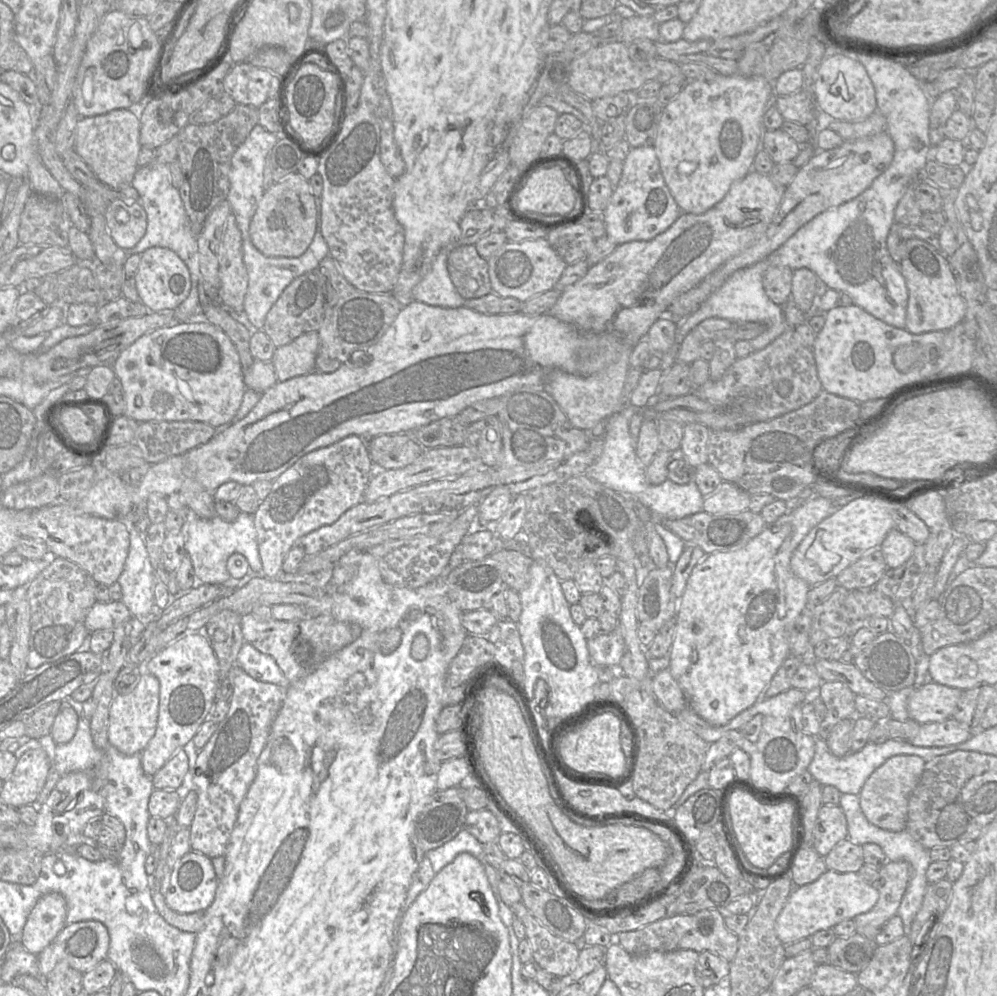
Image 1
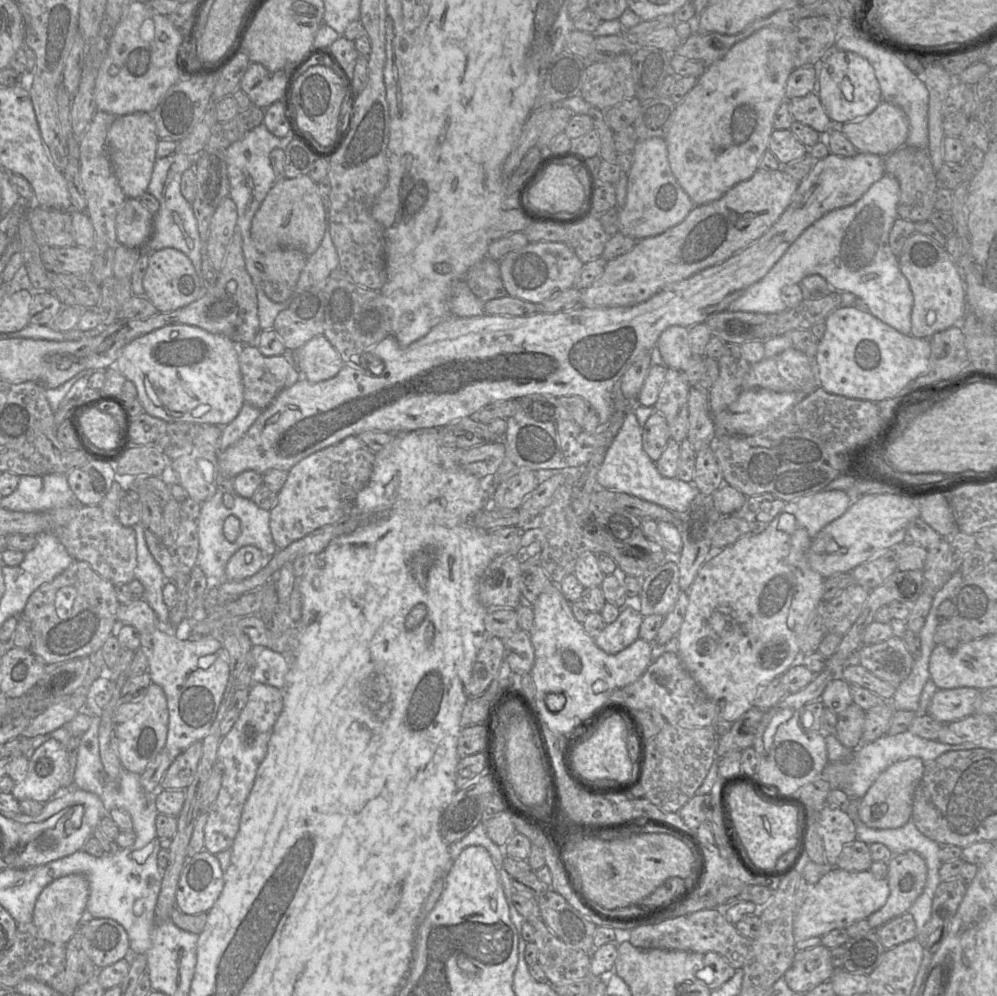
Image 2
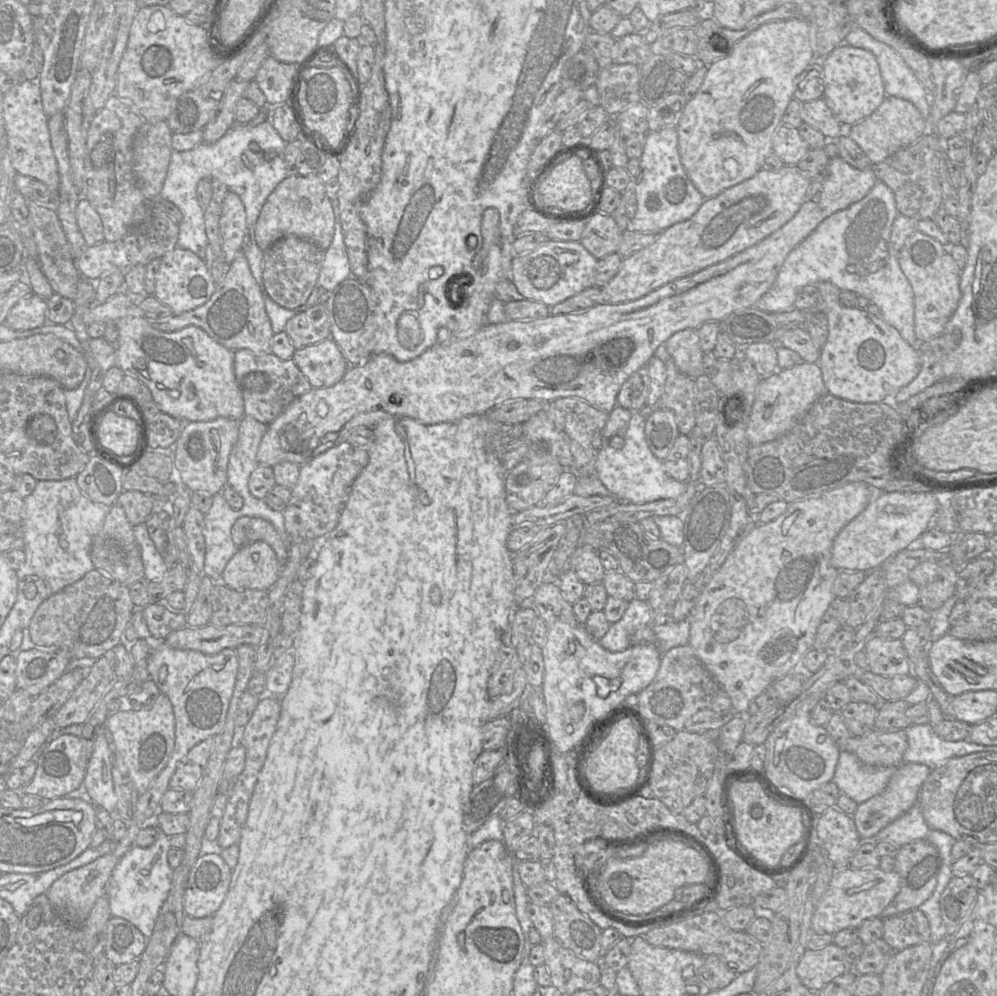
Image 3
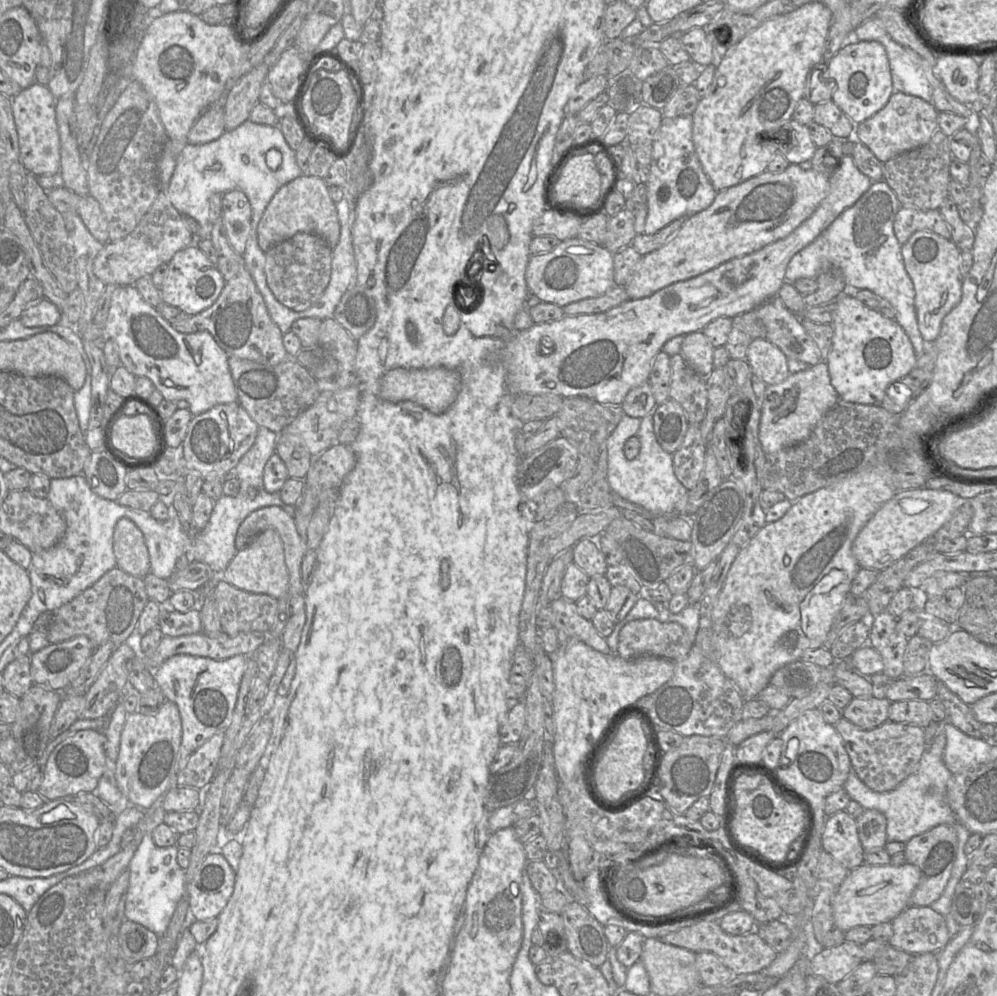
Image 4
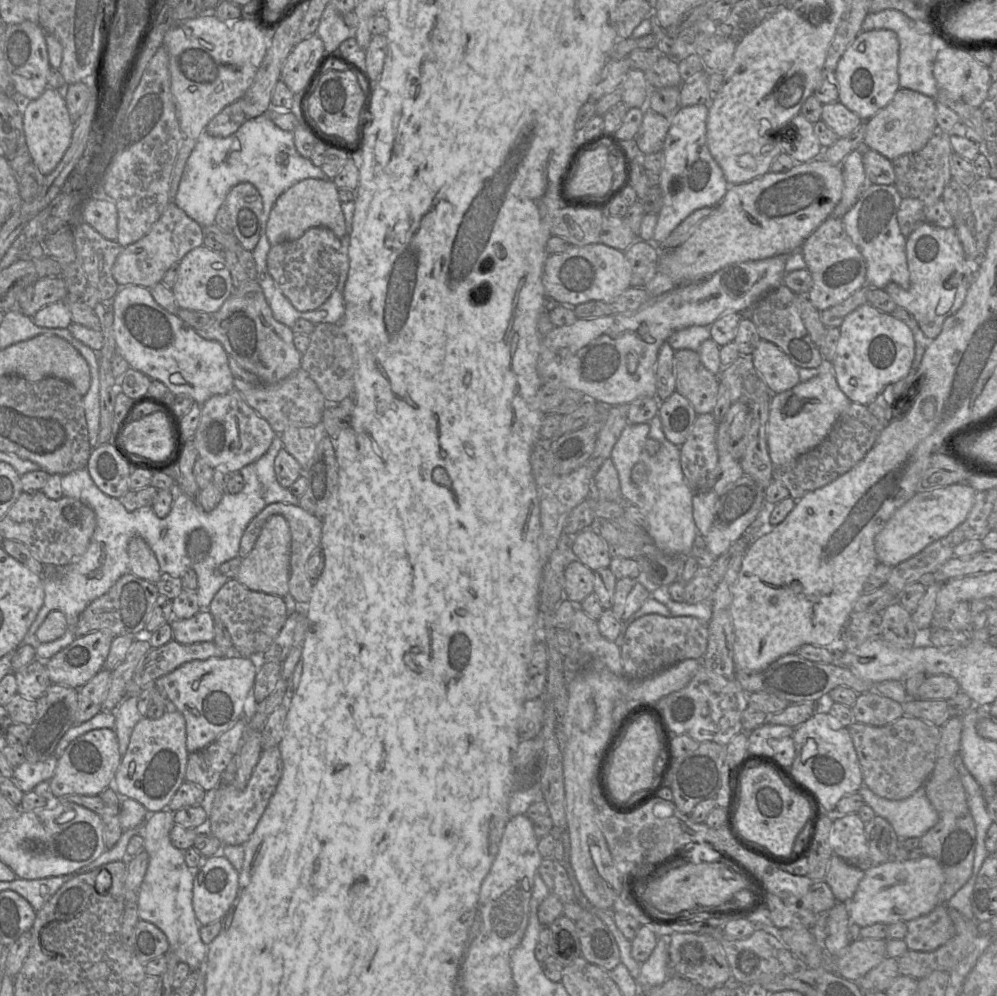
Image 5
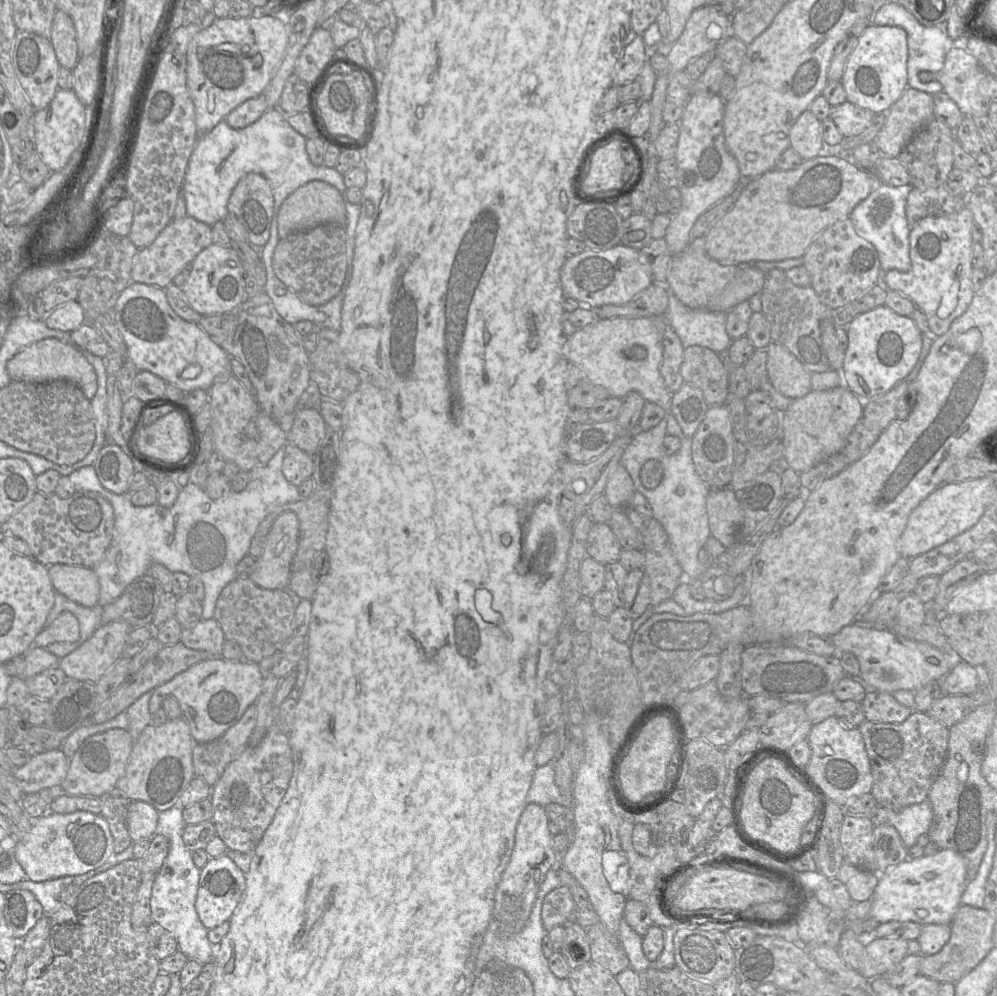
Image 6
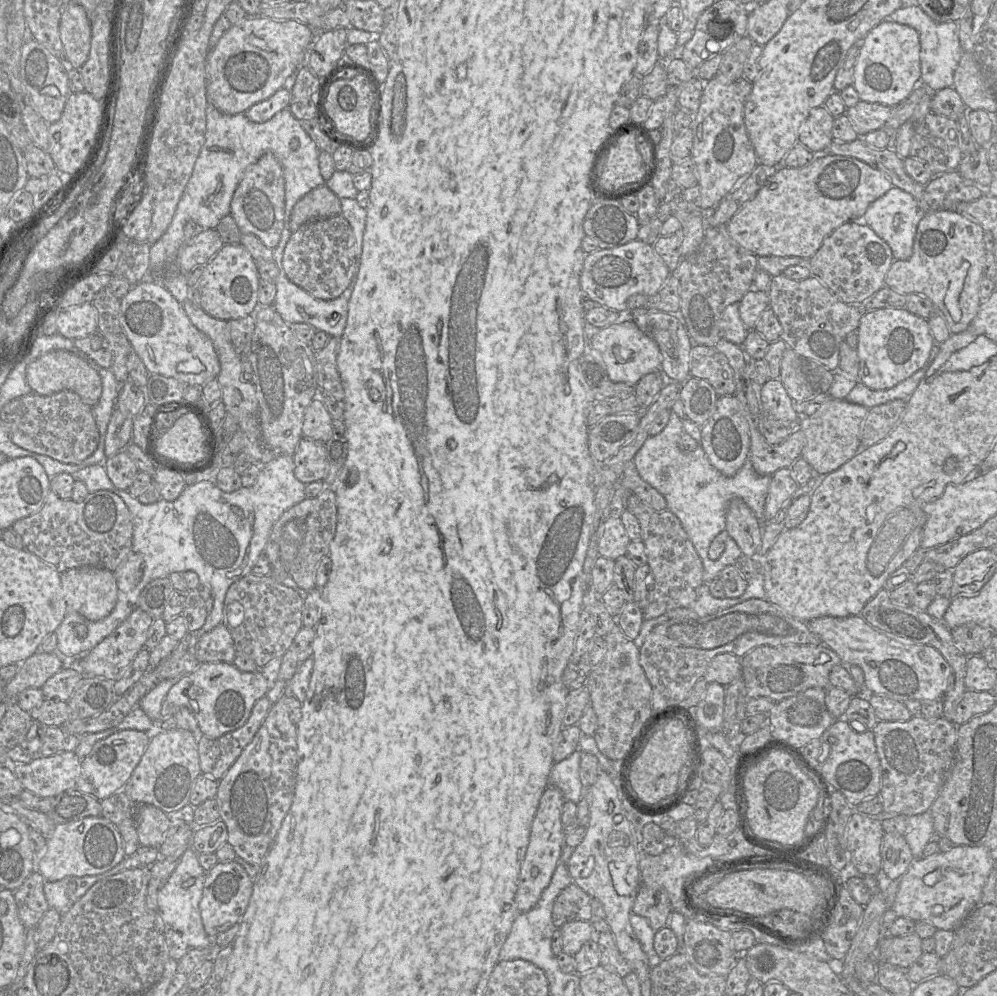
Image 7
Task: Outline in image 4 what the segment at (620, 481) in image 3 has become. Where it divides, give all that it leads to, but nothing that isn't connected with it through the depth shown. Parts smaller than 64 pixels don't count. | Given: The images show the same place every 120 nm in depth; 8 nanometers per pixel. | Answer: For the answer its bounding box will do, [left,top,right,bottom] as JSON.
[606,411,688,516]

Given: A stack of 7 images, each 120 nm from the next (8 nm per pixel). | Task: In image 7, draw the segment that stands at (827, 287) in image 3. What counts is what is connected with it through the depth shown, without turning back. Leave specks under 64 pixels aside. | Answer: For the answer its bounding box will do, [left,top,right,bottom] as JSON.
[856,308,934,390]

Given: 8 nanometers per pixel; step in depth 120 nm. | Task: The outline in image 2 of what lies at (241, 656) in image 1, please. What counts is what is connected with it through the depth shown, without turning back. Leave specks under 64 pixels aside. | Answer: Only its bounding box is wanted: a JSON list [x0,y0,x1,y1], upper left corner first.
[251,645,291,689]

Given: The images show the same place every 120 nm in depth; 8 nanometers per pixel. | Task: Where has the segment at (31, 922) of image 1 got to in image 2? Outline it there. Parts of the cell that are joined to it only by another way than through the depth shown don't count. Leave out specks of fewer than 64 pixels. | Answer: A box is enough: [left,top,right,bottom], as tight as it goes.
[32,874,89,944]

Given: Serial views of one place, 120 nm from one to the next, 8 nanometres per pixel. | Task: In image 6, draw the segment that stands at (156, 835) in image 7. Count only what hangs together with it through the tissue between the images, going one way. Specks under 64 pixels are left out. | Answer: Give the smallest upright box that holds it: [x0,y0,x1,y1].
[127,801,159,843]

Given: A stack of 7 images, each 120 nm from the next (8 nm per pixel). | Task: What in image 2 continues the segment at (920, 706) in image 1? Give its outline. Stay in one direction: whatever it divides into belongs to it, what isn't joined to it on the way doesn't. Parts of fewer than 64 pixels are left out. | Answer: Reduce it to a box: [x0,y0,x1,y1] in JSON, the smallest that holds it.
[927,688,981,724]

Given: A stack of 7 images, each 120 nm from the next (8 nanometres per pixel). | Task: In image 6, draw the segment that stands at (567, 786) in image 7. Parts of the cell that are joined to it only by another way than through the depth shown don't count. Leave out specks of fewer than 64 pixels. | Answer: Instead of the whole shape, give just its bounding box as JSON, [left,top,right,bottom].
[527,763,571,808]

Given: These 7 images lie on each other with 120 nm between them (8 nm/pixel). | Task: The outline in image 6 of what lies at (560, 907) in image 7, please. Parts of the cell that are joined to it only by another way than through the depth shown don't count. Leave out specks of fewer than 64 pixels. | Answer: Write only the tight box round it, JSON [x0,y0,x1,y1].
[542,886,577,931]

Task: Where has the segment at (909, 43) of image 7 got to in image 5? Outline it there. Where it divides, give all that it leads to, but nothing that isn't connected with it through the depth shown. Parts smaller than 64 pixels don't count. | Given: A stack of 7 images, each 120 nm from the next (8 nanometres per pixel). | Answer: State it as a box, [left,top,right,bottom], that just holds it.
[834,29,900,121]

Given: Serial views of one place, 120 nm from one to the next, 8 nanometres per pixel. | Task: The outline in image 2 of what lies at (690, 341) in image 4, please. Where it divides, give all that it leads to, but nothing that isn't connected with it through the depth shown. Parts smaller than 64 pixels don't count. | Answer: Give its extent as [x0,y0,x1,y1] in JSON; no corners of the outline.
[656,326,693,372]

